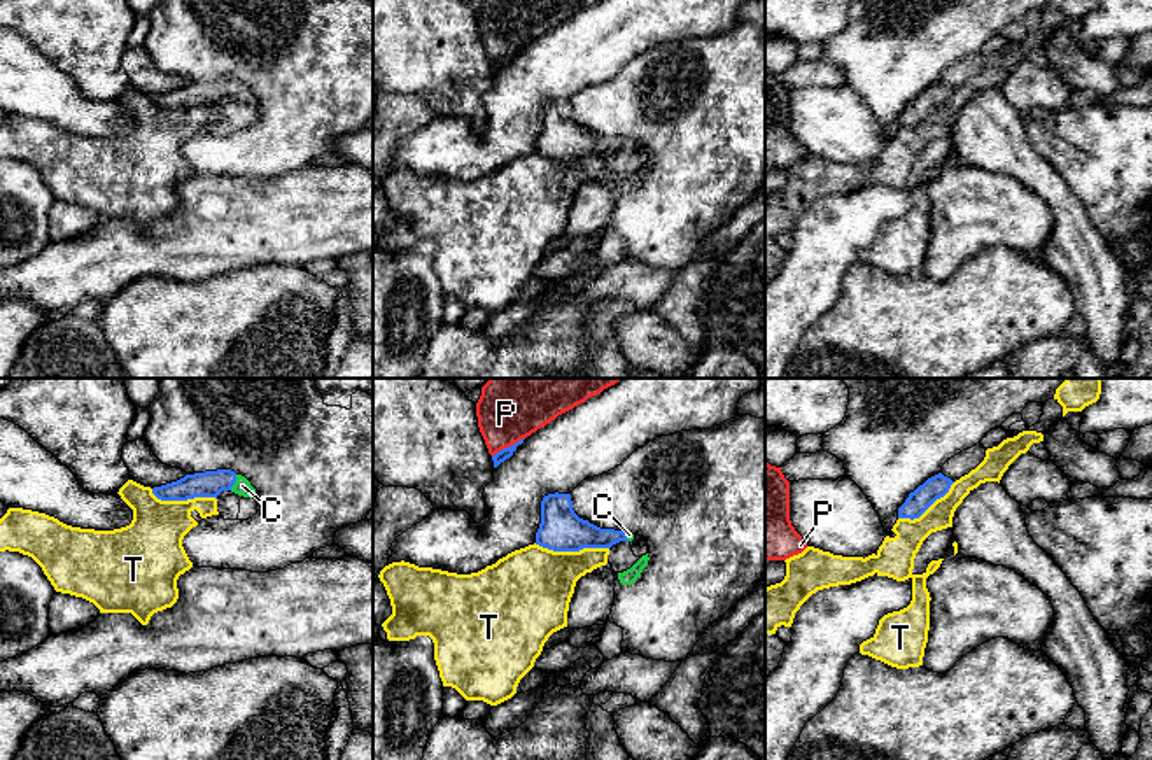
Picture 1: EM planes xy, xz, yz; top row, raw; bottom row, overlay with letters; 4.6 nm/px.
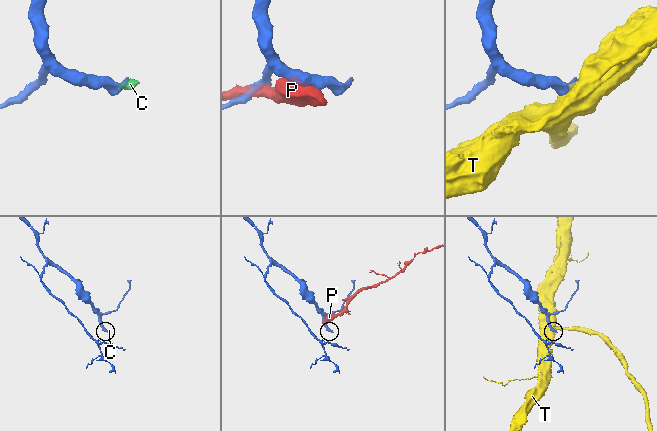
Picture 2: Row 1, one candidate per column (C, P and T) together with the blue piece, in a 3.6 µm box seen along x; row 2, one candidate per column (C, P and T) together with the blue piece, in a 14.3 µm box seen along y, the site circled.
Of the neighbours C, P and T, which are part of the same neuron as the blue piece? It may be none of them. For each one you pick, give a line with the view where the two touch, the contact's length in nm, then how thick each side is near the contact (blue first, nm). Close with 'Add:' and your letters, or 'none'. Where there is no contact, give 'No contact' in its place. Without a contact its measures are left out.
C: Touches blue in xy. Shared border 80 nm. Thickness 120 nm (blue) against 80 nm
Add: C

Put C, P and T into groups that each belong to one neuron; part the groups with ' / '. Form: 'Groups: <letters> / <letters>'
Groups: C / P / T

